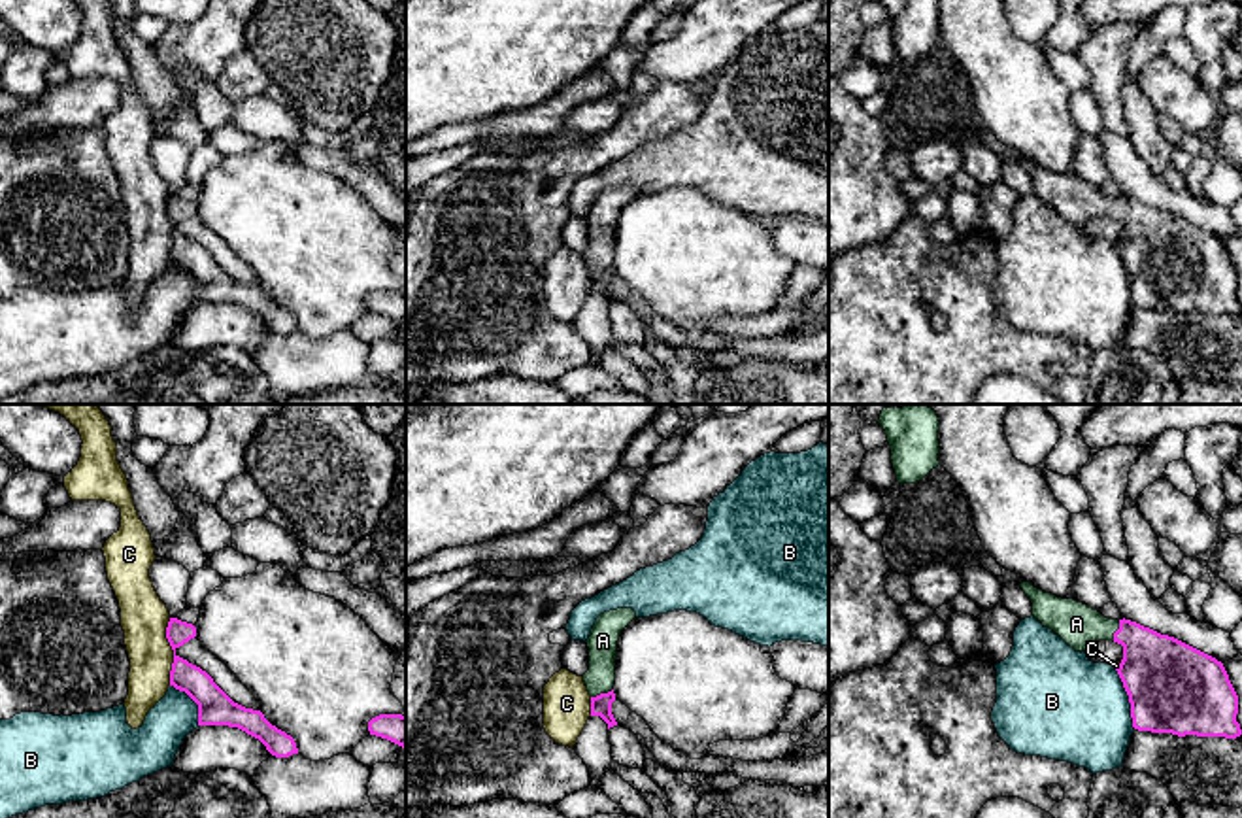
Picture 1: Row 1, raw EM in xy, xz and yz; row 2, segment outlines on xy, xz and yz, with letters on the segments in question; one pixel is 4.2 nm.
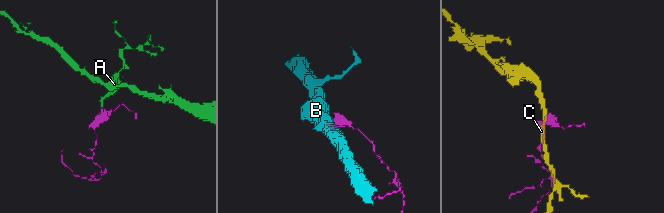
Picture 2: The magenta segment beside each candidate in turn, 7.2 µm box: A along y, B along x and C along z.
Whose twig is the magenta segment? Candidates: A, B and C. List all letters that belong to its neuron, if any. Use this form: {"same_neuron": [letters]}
{"same_neuron": ["A"]}

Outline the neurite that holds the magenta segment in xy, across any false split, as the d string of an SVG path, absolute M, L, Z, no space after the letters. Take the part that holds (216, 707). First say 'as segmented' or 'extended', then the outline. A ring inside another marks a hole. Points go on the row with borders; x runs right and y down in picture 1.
as segmented; M170 618L166 639L174 650L170 686L185 691L198 705L198 725L228 725L259 739L276 758L298 754L291 735L272 725L260 710L234 703L200 667L179 657L176 650L196 637L193 623Z

